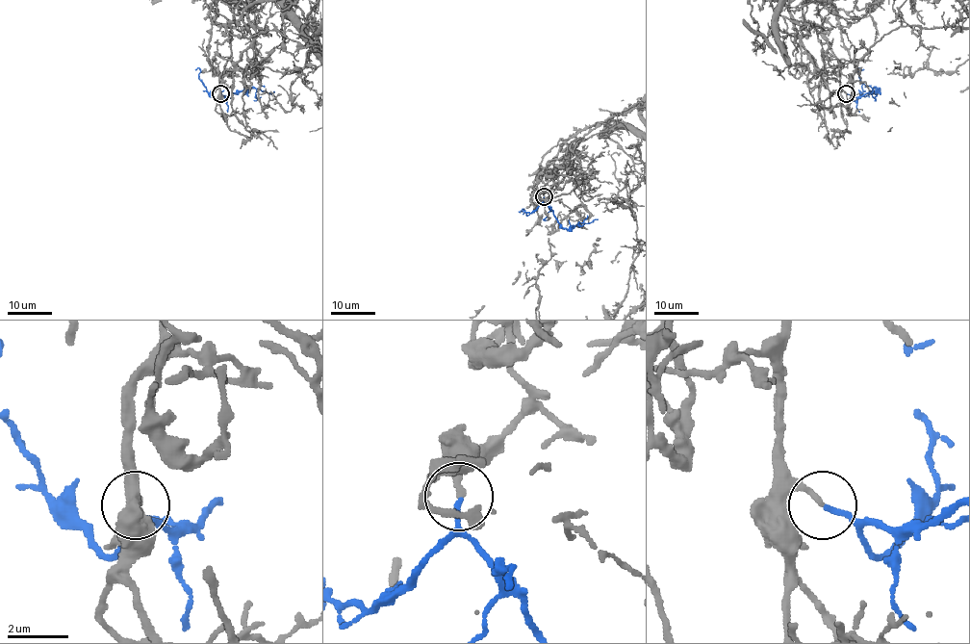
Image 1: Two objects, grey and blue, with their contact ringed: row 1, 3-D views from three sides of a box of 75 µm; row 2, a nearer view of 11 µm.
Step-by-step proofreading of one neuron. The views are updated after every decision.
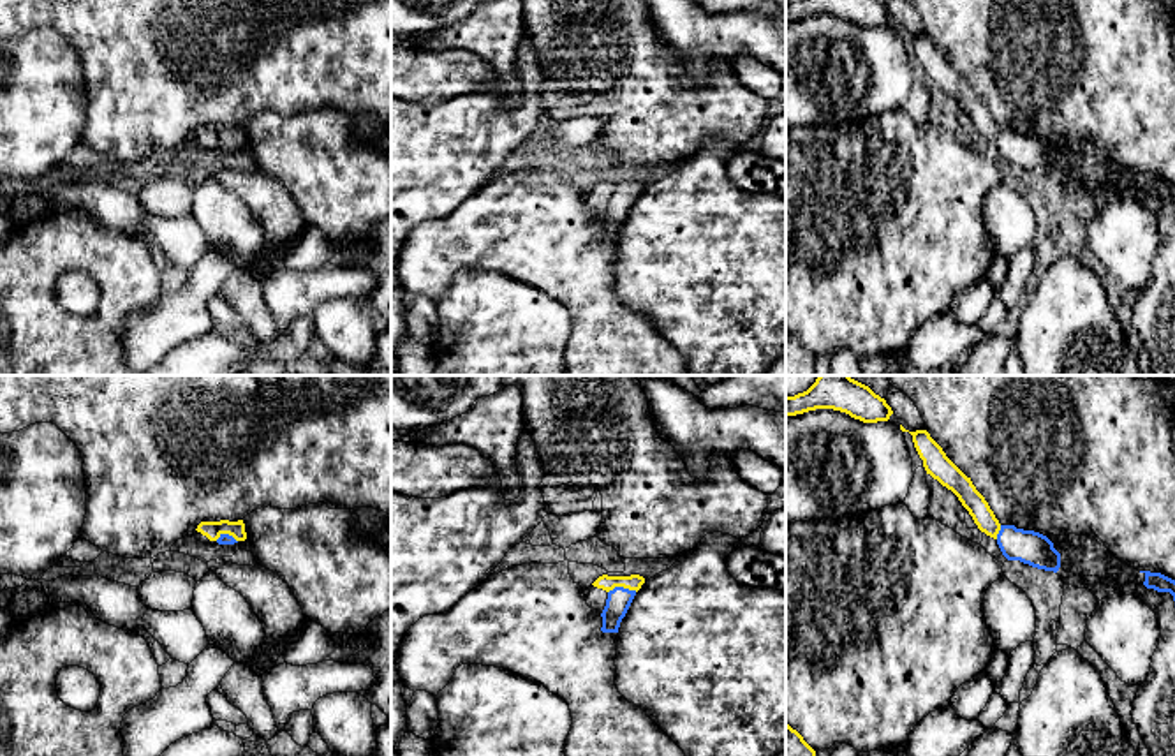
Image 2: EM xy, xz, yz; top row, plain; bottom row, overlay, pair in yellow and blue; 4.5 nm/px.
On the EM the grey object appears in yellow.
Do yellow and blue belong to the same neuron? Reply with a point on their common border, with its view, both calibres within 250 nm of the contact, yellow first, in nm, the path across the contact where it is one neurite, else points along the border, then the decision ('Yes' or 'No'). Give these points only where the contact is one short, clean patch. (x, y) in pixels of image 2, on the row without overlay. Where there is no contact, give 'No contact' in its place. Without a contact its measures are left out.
Touches yellow at xz (622, 191). Thickness 70 nm (yellow) against 110 nm. Path across: xz (605, 187), (622, 191), (619, 205). Yes

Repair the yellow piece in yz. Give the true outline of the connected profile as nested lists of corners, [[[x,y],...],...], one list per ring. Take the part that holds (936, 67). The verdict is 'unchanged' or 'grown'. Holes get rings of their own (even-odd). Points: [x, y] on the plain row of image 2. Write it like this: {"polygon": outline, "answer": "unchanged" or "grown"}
{"polygon": [[[927,35],[909,37],[914,53],[923,65],[927,79],[951,95],[962,111],[969,116],[981,137],[994,143],[1008,166],[1020,166],[1038,174],[1057,178],[1060,173],[1060,159],[1053,148],[1034,136],[1016,134],[1015,130],[1001,130],[985,102],[930,42]]], "answer": "grown"}

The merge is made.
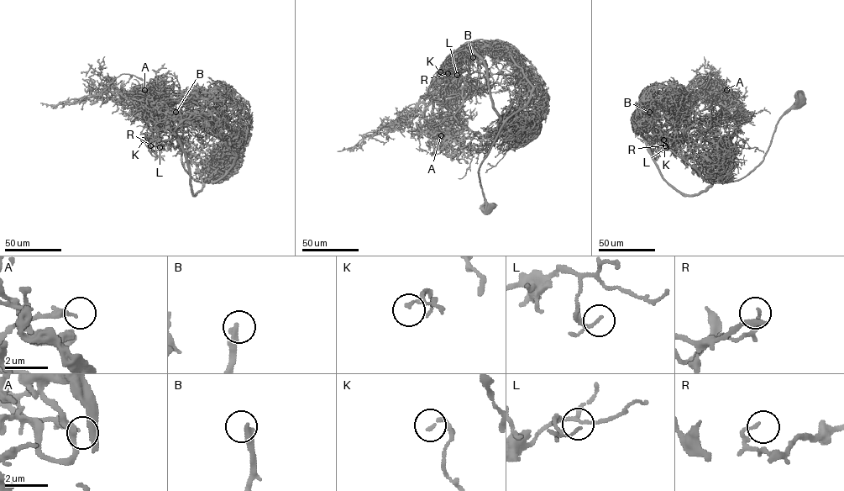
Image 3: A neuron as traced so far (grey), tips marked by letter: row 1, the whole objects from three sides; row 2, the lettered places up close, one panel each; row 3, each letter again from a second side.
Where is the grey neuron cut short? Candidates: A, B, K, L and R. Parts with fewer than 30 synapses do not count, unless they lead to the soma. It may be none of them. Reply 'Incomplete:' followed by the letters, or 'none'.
Incomplete: A, B

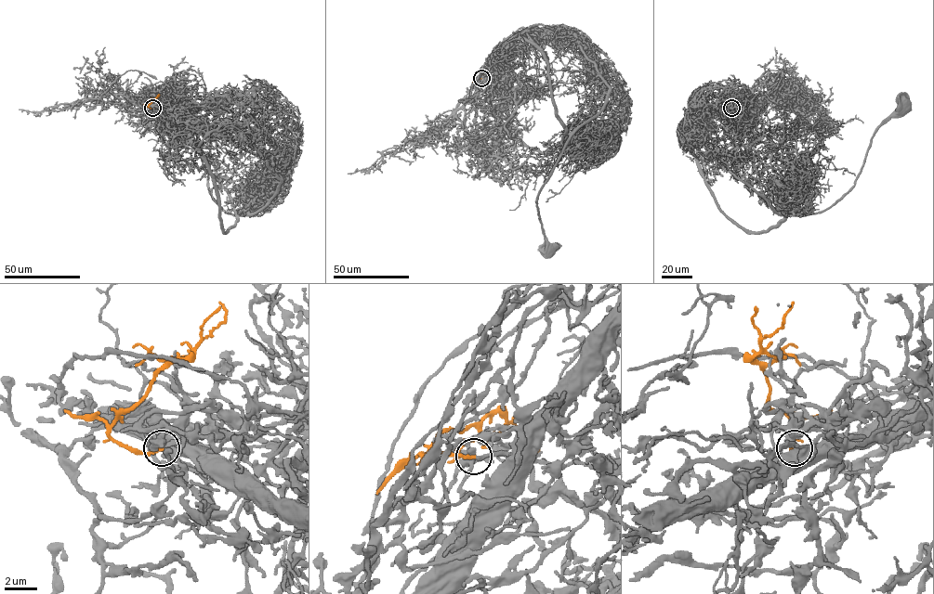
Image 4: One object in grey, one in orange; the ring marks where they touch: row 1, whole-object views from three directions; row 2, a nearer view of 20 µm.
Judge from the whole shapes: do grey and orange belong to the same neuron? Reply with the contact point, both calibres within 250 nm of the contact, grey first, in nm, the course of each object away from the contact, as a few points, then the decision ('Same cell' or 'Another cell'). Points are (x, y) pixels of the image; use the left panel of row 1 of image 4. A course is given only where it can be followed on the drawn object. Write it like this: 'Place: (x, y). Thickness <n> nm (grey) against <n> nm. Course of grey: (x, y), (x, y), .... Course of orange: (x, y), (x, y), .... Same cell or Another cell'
Place: (152, 108). Thickness 220 nm (grey) against 240 nm. Course of grey: (152, 108), (169, 111), (186, 130), (177, 155), (215, 177), (233, 214), (208, 187), (211, 132), (221, 105). Course of orange: (153, 108), (148, 106), (158, 94). Same cell

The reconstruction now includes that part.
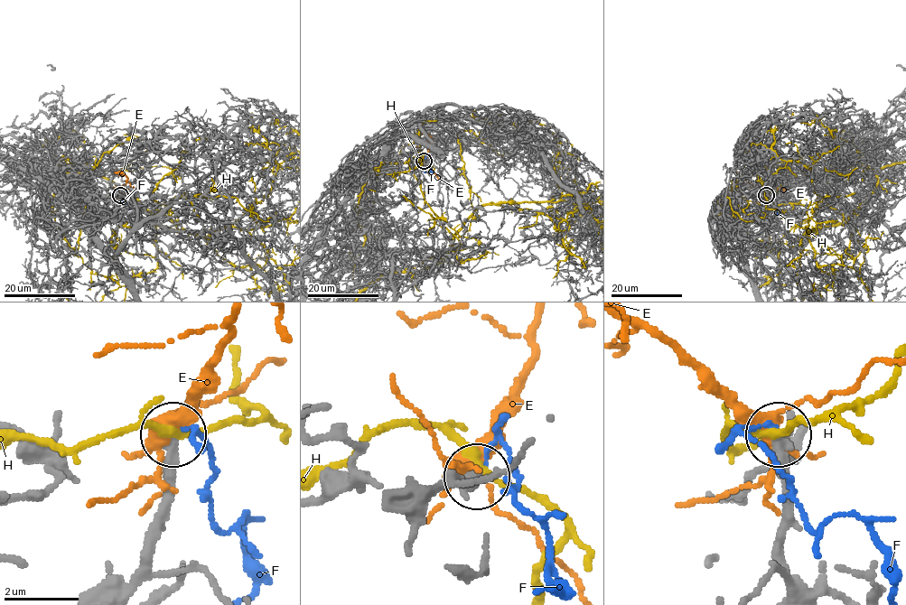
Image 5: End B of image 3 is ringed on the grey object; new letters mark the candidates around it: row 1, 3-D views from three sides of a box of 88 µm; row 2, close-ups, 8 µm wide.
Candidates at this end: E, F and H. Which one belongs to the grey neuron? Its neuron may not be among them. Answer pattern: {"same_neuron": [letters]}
{"same_neuron": []}

